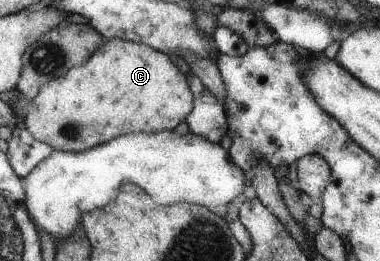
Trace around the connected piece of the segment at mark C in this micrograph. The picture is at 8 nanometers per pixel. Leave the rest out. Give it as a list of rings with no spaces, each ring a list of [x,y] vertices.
[[[110,39],[84,64],[73,66],[64,76],[42,85],[37,95],[31,98],[23,121],[36,140],[49,144],[54,150],[82,152],[128,132],[173,131],[192,112],[193,100],[187,76],[167,54],[134,41]]]

